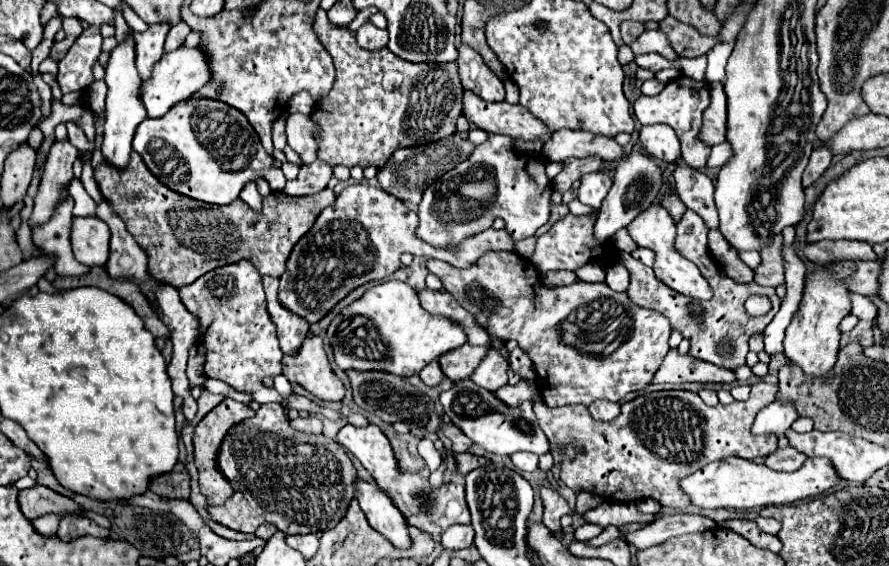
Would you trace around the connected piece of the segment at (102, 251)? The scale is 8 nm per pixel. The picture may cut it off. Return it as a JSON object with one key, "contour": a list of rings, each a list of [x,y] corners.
{"contour":[[[72,217],[70,243],[74,257],[88,265],[106,265],[110,231],[98,217]]]}

